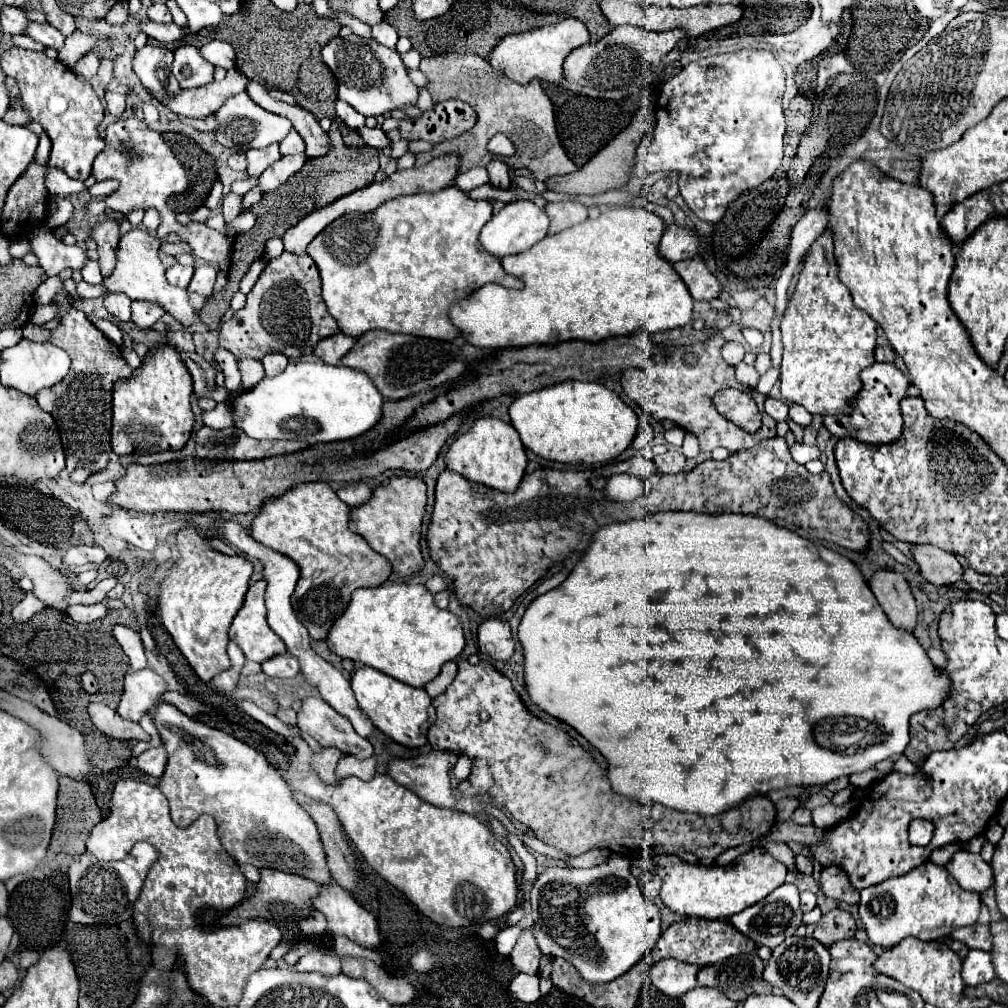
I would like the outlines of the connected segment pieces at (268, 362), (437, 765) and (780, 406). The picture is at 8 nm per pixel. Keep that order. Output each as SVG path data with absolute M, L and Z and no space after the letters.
M269 353L261 363L265 367L265 375L267 377L275 377L275 375L279 375L287 367L289 359L285 355L281 355L281 353Z
M429 751L413 759L395 759L389 763L389 775L423 801L459 811L447 773L447 763L457 763L457 757L451 751Z
M767 397L767 401L765 401L765 411L767 411L775 421L783 421L783 419L787 419L789 407L787 407L781 399Z

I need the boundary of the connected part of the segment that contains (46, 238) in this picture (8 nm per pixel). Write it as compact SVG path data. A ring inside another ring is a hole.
M45 225L29 233L29 243L39 259L39 265L49 277L59 275L63 269L81 271L89 261L85 249L81 249L79 245L65 245Z

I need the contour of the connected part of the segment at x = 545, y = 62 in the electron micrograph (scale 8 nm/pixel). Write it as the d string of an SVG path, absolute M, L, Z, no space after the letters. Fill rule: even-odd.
M561 19L559 23L545 25L527 33L515 33L503 37L497 47L489 55L489 63L505 73L511 81L527 85L533 79L549 81L549 83L559 83L563 79L563 61L565 57L577 49L589 43L589 31L579 19Z

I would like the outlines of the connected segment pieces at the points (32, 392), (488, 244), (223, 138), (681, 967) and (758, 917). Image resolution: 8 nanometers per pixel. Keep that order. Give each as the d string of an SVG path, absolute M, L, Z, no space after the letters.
M21 339L15 347L9 347L1 351L1 385L17 389L21 393L27 393L29 397L35 397L41 389L49 389L63 381L67 377L71 367L71 361L67 353L53 343L33 343L27 339Z
M515 201L515 203L509 203L505 205L499 213L495 213L491 217L491 221L481 229L481 245L487 253L495 255L495 257L507 257L511 253L523 253L527 249L531 249L533 245L537 245L545 235L547 235L547 229L549 229L549 217L543 209L539 209L533 201Z
M243 91L235 97L231 97L217 113L215 113L219 125L217 125L217 131L215 131L215 137L221 145L229 147L229 149L235 149L239 153L245 153L249 149L263 149L271 143L279 143L283 141L283 137L287 137L287 133L291 131L291 121L281 117L281 115L275 115L275 113L269 113L265 109L261 109L259 105L255 105L249 95Z
M663 959L659 963L653 965L651 969L651 983L667 997L679 999L683 993L695 989L699 967L689 965L689 963L681 963L675 959Z
M781 885L767 897L767 901L759 901L759 905L745 909L743 913L737 913L735 917L729 917L729 923L735 925L737 931L751 937L757 945L765 945L769 949L775 949L779 943L783 943L785 937L795 935L795 931L801 925L801 909L799 909L799 891L795 885Z

